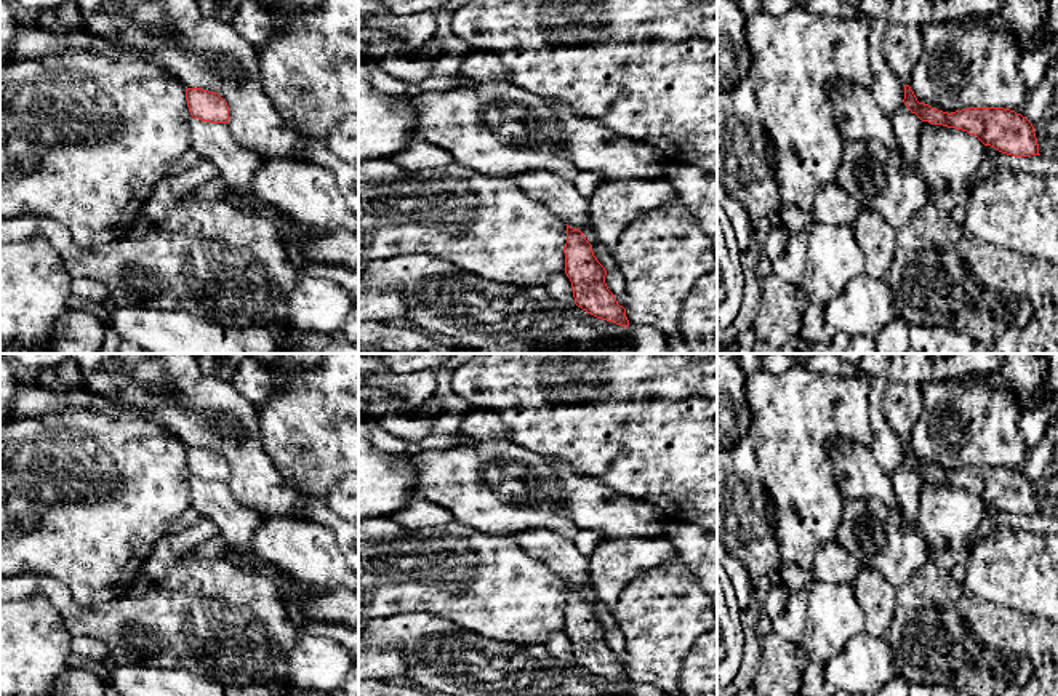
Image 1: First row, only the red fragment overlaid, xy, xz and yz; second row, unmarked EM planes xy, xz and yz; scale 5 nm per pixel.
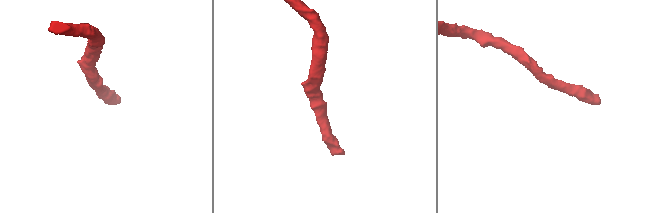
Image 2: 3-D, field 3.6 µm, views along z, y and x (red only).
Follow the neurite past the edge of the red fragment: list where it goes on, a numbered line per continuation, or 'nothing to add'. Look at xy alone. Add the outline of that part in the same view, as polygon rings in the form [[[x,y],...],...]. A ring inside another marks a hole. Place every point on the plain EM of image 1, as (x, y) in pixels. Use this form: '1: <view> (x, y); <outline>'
nothing to add

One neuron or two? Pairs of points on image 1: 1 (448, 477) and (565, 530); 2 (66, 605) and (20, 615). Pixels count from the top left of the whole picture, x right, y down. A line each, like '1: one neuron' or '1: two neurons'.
1: one neuron
2: two neurons

